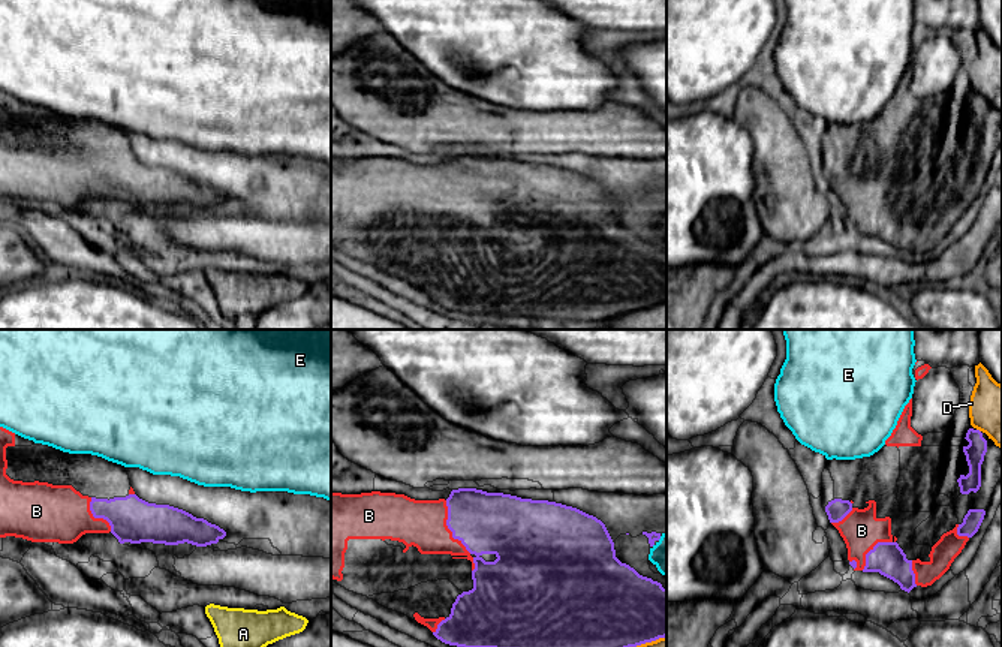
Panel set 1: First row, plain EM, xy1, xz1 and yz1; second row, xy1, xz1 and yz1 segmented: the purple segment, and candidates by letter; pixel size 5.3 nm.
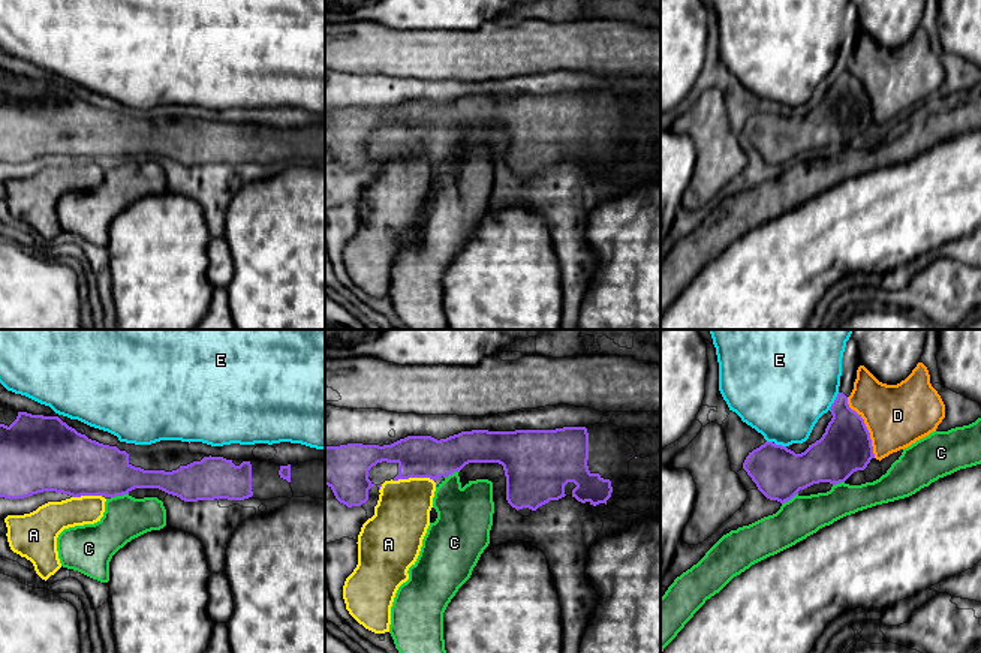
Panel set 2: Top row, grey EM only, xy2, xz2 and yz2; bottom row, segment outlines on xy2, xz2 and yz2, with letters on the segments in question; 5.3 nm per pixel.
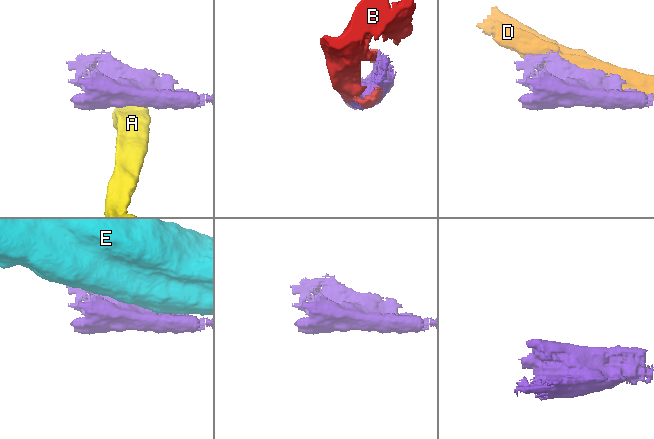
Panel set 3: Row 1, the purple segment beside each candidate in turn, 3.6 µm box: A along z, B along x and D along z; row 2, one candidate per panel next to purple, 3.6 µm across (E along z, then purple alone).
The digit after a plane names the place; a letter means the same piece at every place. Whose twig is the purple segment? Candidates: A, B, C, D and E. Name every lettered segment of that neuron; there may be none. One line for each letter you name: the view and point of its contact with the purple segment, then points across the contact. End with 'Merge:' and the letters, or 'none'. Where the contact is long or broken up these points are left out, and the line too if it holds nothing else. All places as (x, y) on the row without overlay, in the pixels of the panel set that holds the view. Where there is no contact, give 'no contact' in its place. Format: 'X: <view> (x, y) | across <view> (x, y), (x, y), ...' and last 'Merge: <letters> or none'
B: xz1 (448, 192)
Merge: B

